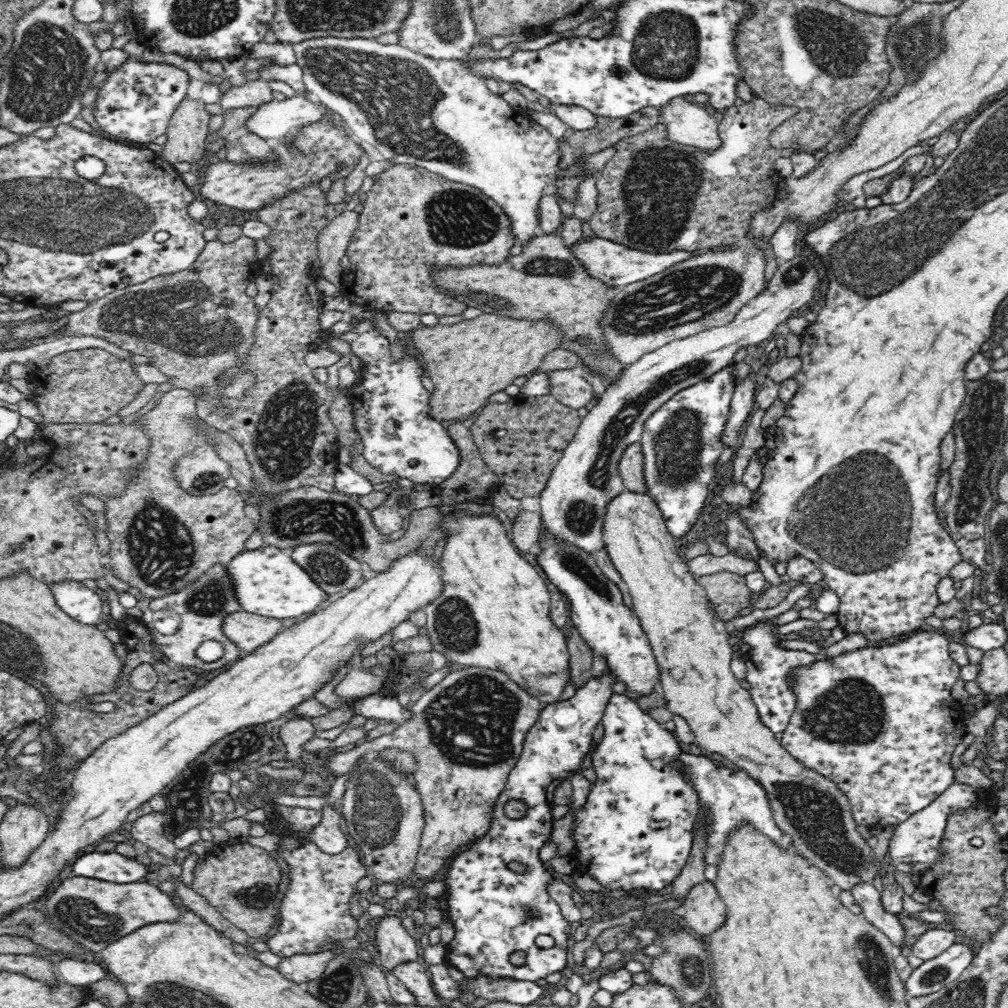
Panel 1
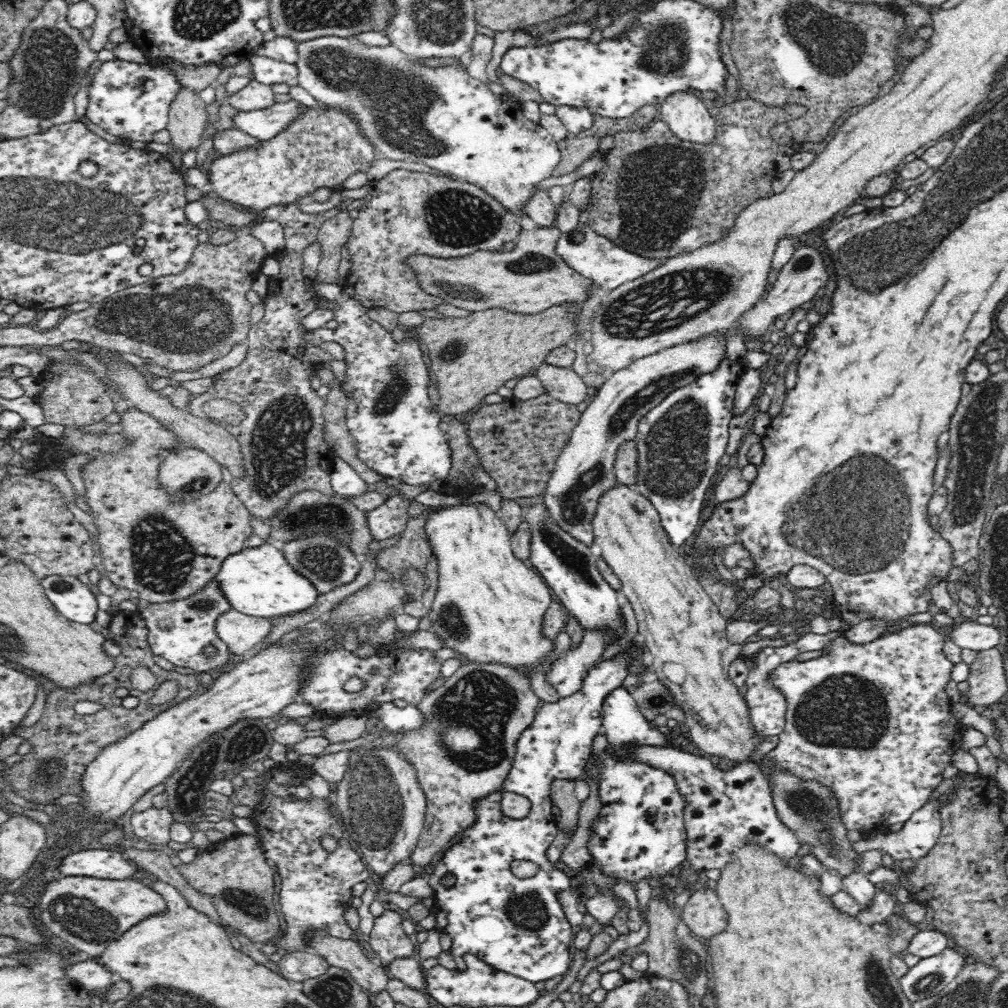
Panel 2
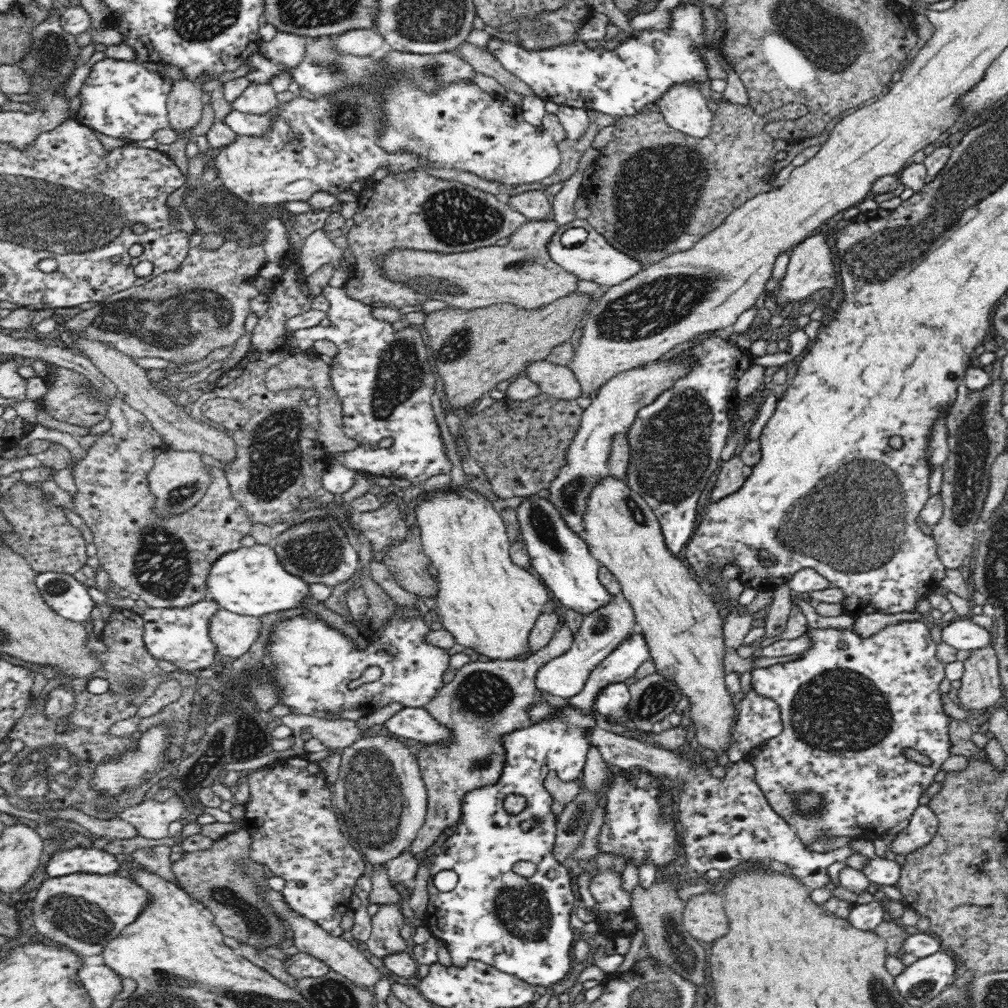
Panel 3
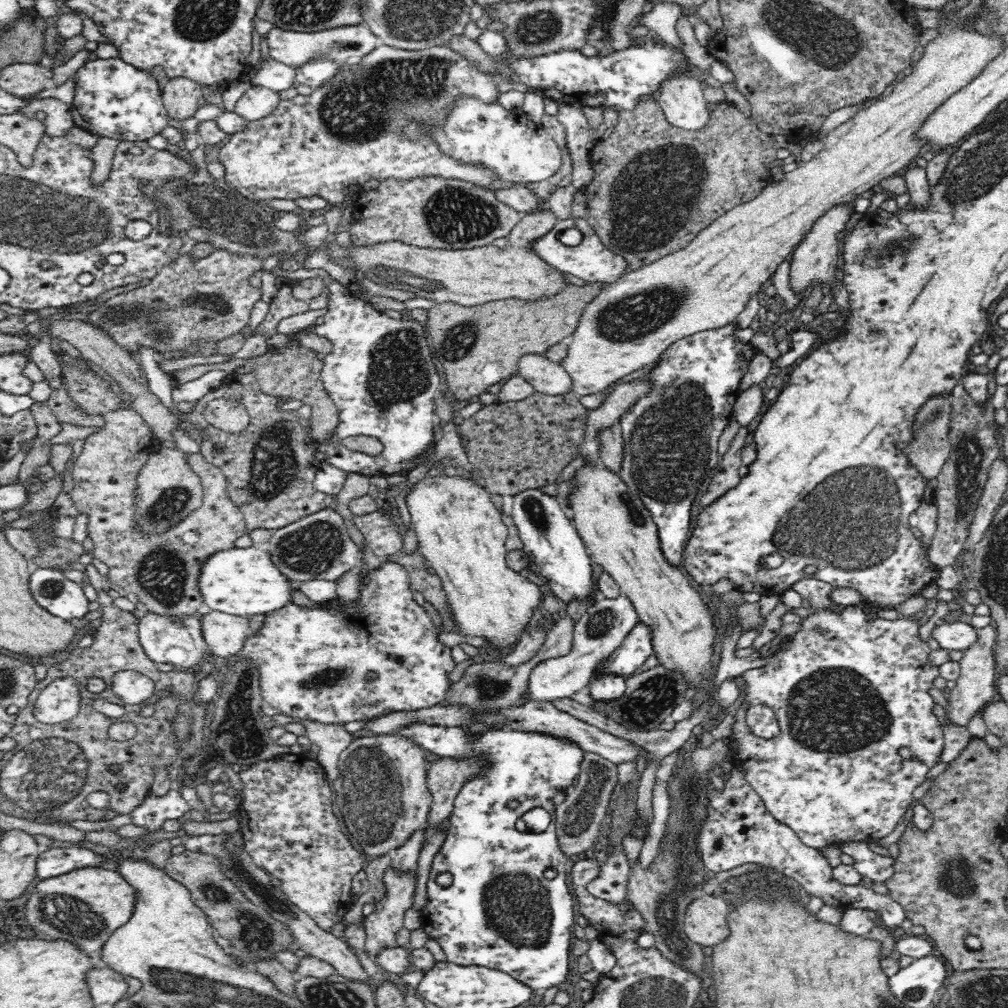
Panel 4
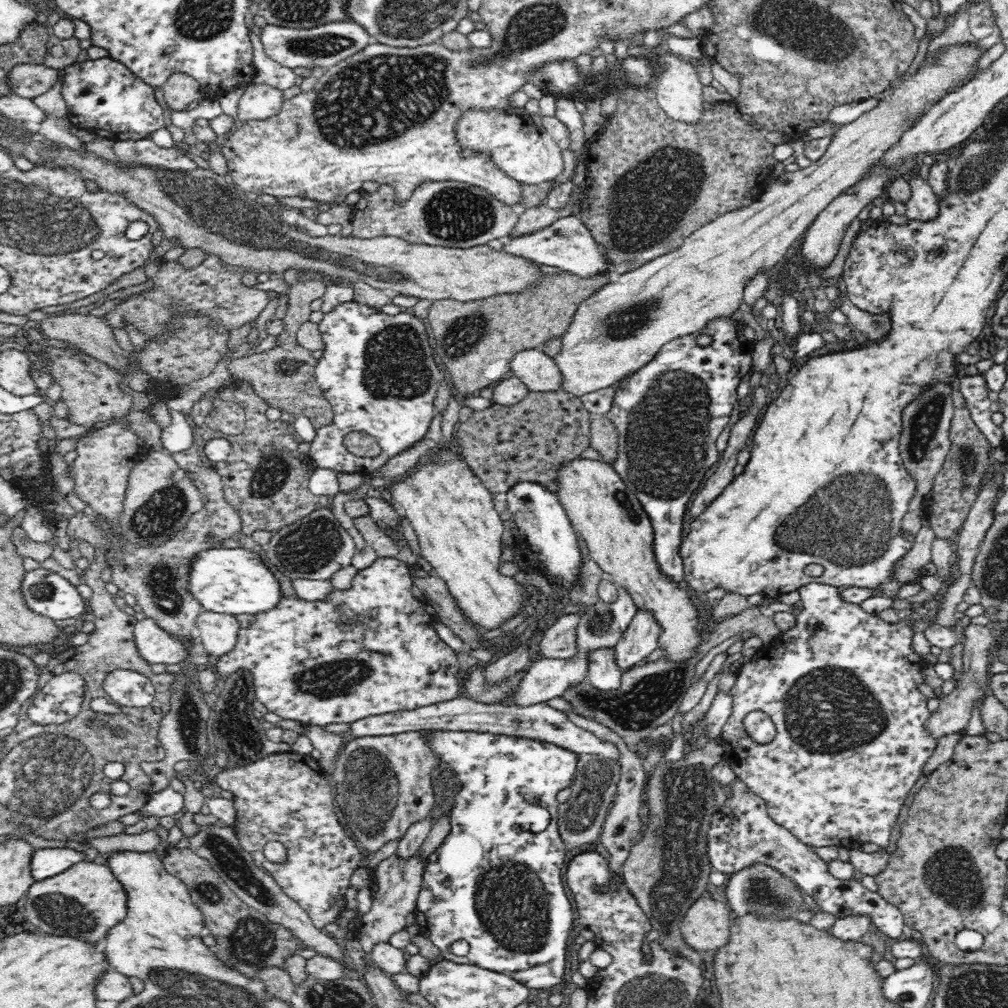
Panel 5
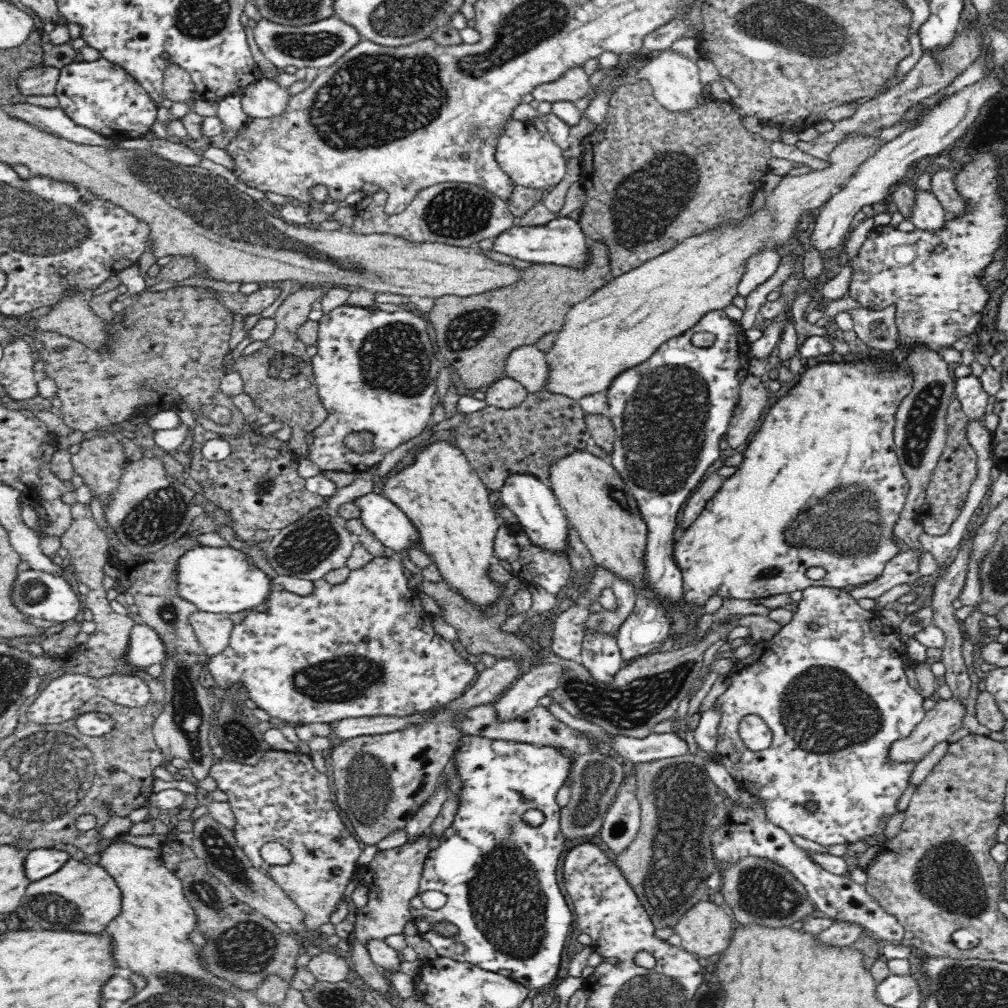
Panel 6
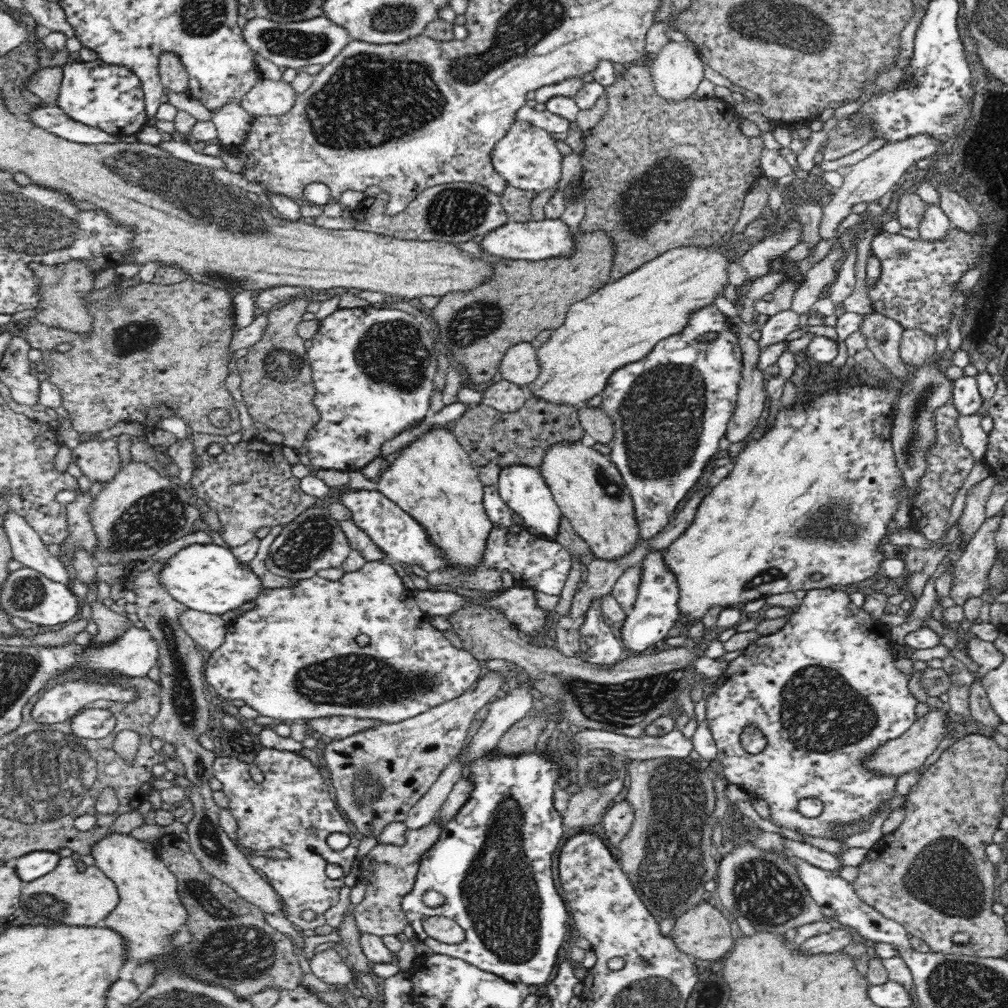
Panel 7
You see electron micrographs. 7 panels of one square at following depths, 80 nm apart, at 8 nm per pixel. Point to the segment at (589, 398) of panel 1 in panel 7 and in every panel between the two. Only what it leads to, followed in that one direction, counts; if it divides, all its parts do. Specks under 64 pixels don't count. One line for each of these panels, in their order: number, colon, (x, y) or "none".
2: (563, 383)
3: (558, 381)
4: (546, 376)
5: (537, 370)
6: (526, 364)
7: (518, 365)

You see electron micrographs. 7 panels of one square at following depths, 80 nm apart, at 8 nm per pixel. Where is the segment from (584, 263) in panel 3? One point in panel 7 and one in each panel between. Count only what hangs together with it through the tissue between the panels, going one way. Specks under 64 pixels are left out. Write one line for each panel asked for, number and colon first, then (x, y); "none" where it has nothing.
4: (590, 260)
5: (567, 244)
6: (561, 241)
7: (530, 240)

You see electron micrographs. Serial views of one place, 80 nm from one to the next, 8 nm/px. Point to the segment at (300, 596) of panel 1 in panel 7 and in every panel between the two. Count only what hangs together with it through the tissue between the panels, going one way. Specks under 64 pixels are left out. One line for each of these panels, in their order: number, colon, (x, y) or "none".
2: (258, 581)
3: (250, 581)
4: (239, 581)
5: (232, 581)
6: (220, 580)
7: (206, 577)

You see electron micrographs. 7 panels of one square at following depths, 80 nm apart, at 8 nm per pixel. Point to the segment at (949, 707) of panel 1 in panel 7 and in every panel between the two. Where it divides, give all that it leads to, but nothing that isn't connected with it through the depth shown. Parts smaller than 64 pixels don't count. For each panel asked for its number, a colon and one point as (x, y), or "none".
2: (872, 722)
3: (849, 704)
4: (848, 691)
5: (840, 685)
6: (831, 686)
7: (824, 691)

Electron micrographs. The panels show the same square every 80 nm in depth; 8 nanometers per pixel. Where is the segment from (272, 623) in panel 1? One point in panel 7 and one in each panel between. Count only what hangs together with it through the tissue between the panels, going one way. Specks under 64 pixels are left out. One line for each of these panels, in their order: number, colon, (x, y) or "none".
2: (240, 632)
3: (233, 635)
4: (224, 633)
5: (217, 631)
6: (212, 630)
7: (209, 630)

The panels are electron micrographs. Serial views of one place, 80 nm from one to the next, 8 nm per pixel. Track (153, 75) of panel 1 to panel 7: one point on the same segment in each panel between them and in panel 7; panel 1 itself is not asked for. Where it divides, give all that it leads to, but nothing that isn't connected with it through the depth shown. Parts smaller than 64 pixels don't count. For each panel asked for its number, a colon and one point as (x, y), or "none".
2: (131, 100)
3: (119, 98)
4: (112, 98)
5: (104, 97)
6: (101, 95)
7: (106, 96)

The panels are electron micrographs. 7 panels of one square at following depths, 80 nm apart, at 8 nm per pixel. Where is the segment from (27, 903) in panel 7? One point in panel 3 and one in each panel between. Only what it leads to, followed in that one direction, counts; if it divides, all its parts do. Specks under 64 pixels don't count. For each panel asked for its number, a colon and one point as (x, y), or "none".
3: (83, 911)
4: (85, 906)
5: (86, 900)
6: (83, 897)

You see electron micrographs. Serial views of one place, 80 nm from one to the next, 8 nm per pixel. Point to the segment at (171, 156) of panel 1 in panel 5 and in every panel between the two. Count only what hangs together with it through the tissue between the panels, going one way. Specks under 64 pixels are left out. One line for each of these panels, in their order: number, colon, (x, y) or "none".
2: (187, 116)
3: (184, 104)
4: (180, 96)
5: (180, 89)

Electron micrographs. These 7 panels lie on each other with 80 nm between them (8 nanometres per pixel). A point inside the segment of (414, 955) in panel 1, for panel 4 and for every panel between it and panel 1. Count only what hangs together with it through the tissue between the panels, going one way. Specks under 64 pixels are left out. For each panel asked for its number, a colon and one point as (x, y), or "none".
2: (387, 938)
3: (386, 923)
4: (381, 926)

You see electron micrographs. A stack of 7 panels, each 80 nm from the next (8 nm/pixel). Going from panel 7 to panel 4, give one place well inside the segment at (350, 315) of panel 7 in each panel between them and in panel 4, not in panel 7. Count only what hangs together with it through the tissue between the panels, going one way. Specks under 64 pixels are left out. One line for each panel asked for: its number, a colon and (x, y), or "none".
4: (380, 374)
5: (379, 374)
6: (375, 370)

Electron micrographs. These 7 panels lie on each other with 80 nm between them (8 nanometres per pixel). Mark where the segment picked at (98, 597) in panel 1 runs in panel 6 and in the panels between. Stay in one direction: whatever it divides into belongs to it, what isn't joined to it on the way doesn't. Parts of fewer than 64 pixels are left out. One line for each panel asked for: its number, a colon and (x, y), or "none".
2: (76, 601)
3: (65, 595)
4: (52, 591)
5: (45, 592)
6: (34, 593)

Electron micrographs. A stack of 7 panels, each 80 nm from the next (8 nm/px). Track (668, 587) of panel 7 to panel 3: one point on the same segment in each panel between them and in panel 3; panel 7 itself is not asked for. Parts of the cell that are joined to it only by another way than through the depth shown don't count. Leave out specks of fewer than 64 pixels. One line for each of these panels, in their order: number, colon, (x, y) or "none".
3: (521, 926)
4: (670, 434)
5: (668, 414)
6: (670, 412)

